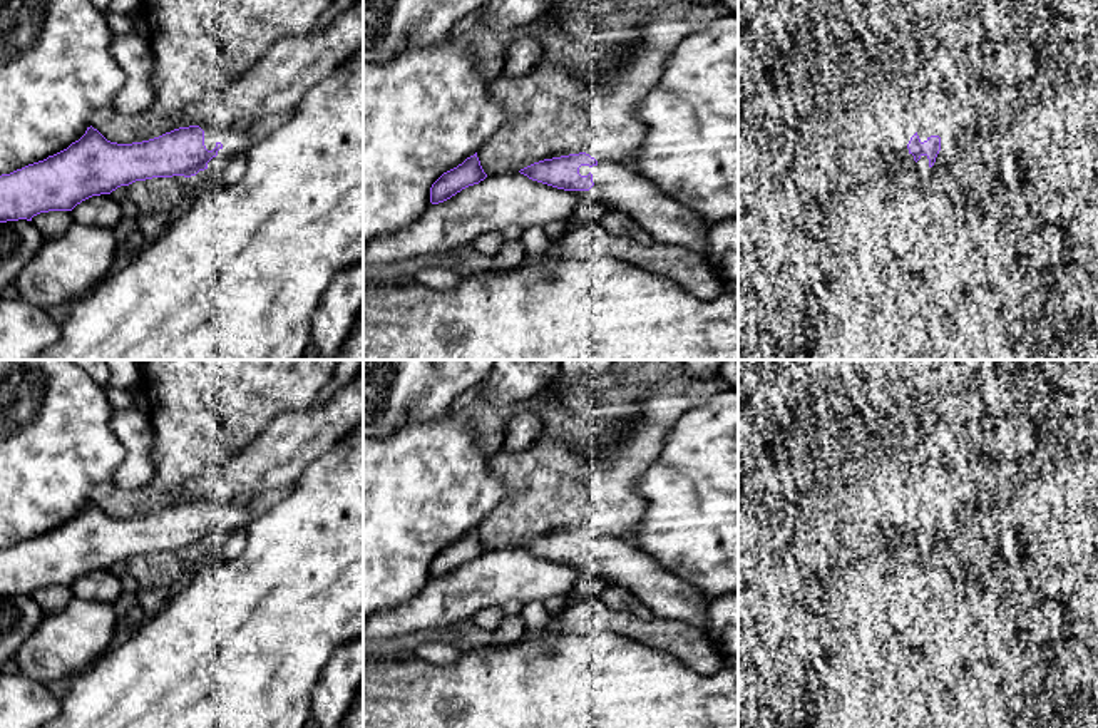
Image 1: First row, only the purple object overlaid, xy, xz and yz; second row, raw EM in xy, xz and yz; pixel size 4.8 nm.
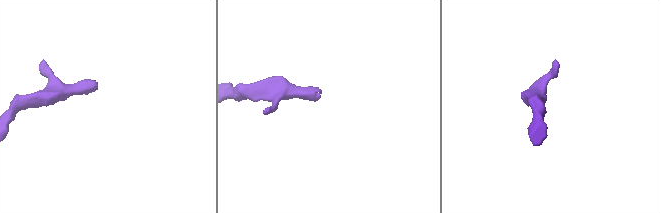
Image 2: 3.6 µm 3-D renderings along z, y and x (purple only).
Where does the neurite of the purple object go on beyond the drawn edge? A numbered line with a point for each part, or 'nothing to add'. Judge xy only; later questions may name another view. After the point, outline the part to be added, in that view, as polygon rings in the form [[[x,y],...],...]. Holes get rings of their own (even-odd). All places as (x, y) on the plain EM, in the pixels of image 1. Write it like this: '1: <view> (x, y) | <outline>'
1: xy (236, 516) | [[[199,502],[204,505],[204,520],[208,525],[213,525],[218,517],[223,519],[218,531],[208,537],[208,544],[238,531],[246,532],[248,525],[254,520],[249,502]]]

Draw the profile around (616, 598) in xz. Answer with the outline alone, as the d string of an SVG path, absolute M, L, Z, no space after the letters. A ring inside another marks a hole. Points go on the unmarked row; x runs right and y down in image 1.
M606 586L599 597L613 611L629 613L644 621L651 621L654 618L651 609L648 609L633 592L621 586Z

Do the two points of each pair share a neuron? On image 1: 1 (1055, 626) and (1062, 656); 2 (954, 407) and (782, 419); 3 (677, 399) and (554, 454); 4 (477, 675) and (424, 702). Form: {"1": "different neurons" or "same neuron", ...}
{"1": "different neurons", "2": "same neuron", "3": "same neuron", "4": "same neuron"}

